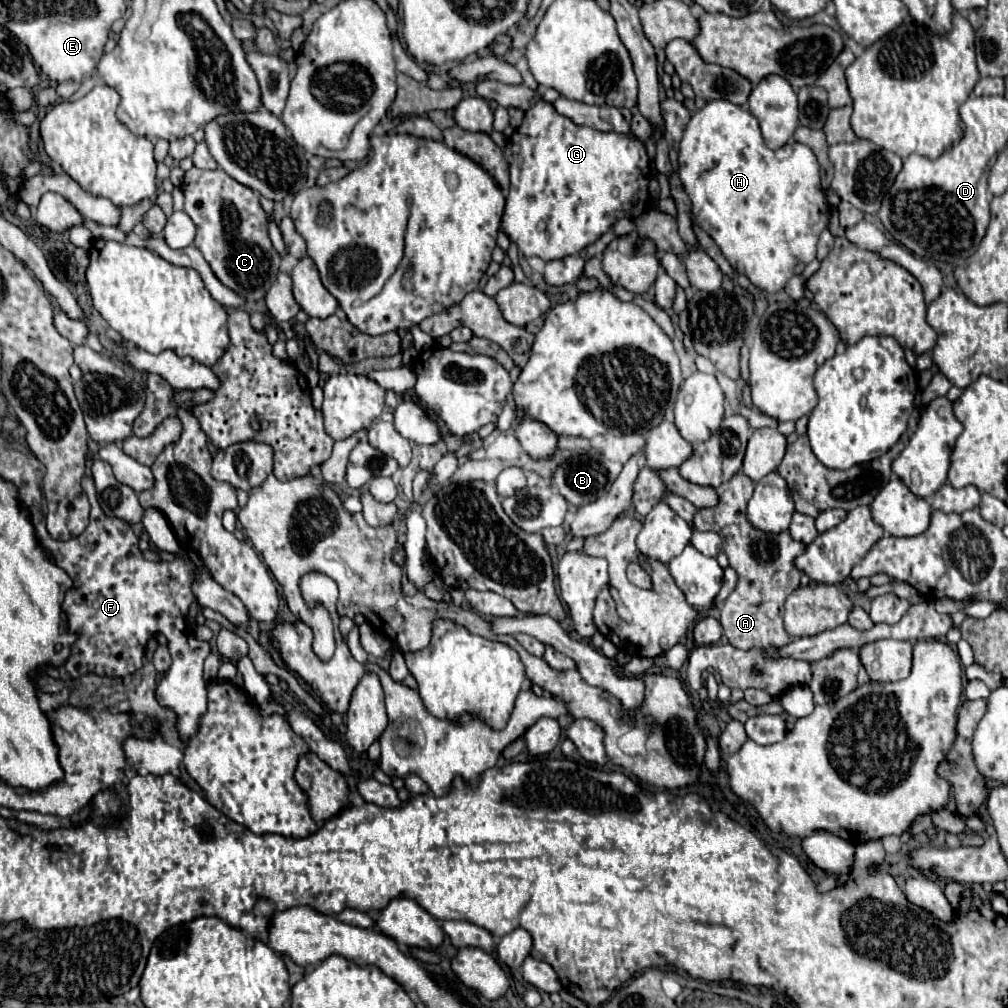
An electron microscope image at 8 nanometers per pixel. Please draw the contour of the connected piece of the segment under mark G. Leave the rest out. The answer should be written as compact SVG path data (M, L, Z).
M538 101L526 111L522 125L508 139L504 149L510 165L510 193L502 217L504 233L516 243L524 257L540 257L544 261L564 259L594 243L622 217L638 217L646 211L648 199L648 155L644 143L634 135L616 131L596 131L574 125L562 117L546 101Z

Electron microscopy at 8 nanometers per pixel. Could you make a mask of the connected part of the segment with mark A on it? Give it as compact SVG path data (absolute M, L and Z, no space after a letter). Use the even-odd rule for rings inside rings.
M738 471L730 481L722 483L718 493L718 505L698 509L692 521L692 527L698 531L716 531L724 541L724 553L728 555L730 567L738 573L738 585L730 597L720 607L720 623L730 645L736 649L762 649L766 645L782 647L790 643L790 635L782 625L782 609L786 597L798 587L800 571L794 565L794 559L804 553L806 545L794 541L788 531L778 535L754 529L746 519L746 503L752 497L754 483L742 471ZM778 571L788 573L788 585L776 587L772 581Z

